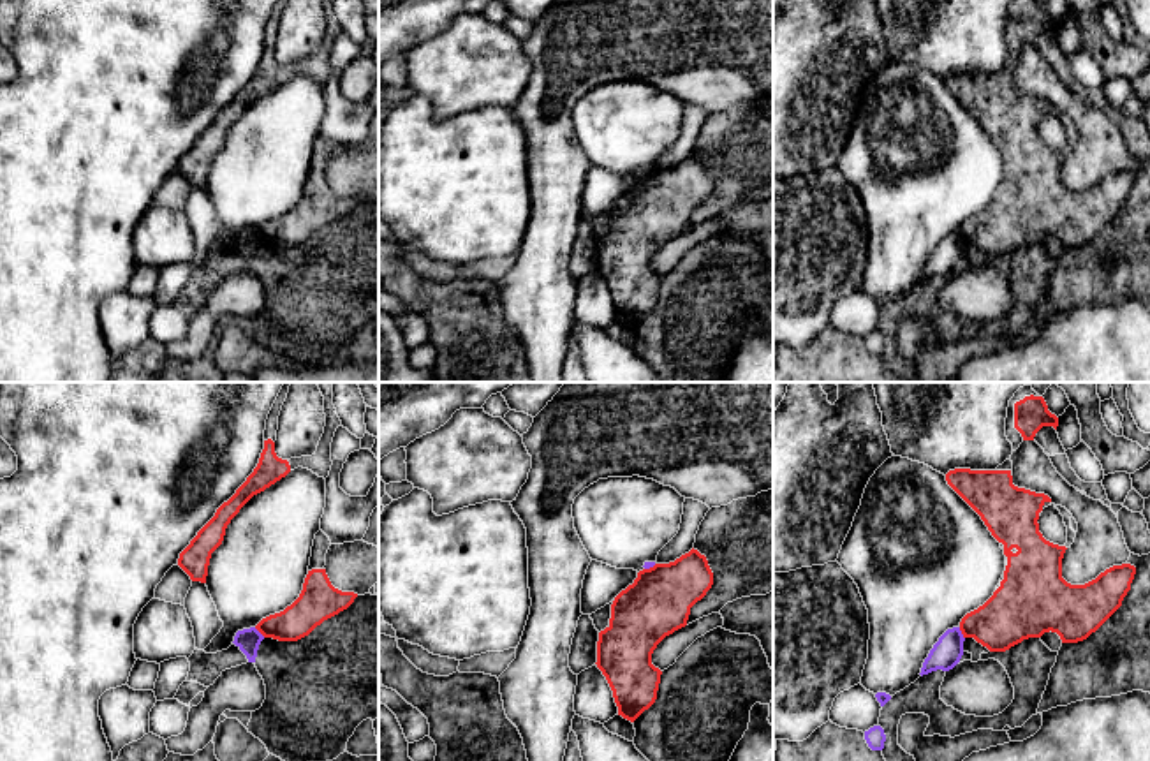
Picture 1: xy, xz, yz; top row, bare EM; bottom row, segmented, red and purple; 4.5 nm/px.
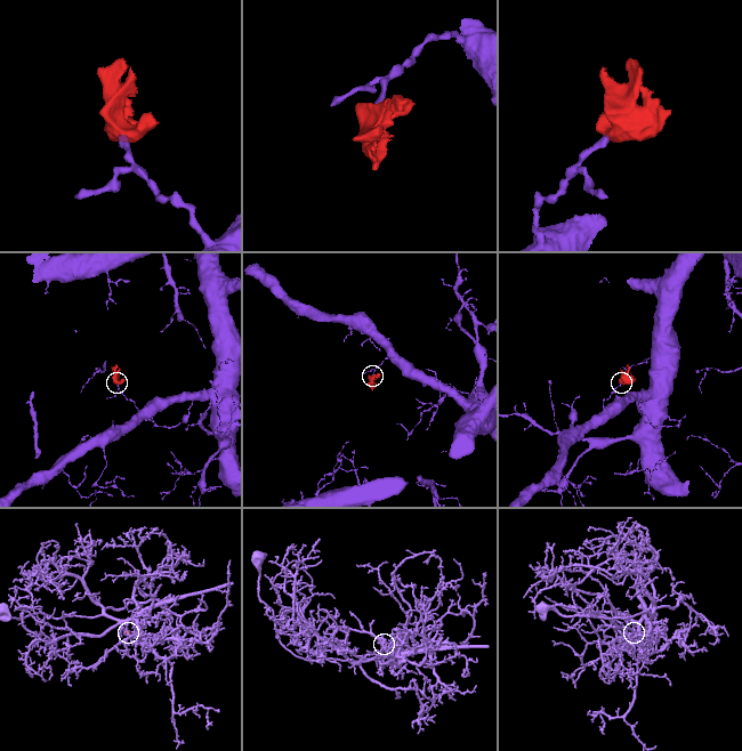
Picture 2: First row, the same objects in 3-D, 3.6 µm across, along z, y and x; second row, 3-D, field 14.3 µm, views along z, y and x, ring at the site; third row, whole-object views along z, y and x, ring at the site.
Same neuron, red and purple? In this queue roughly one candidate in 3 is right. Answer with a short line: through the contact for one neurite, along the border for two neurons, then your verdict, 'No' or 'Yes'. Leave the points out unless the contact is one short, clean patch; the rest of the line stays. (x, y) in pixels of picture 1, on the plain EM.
Line: yz (958, 233), (964, 243). No

